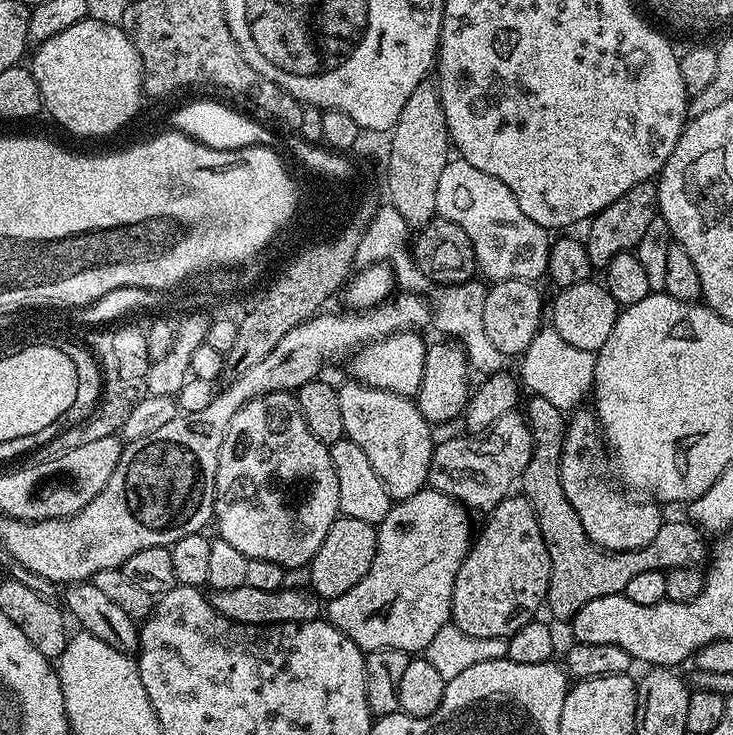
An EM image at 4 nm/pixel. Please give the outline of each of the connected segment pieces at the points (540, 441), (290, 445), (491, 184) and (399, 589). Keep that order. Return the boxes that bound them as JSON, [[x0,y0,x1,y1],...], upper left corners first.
[[518,394,710,622],[214,392,340,570],[436,158,550,281],[327,486,474,654]]

